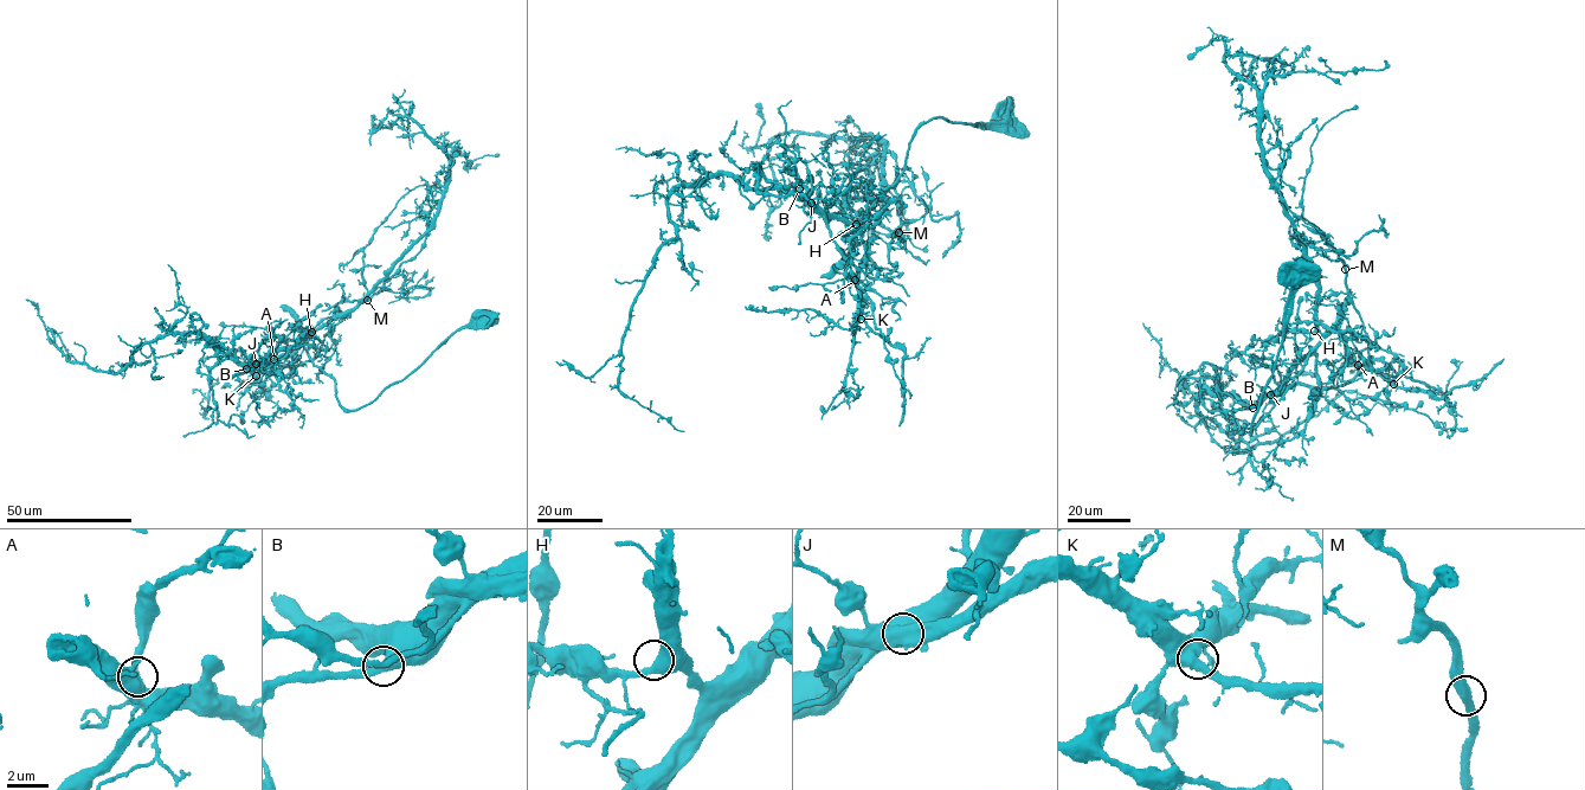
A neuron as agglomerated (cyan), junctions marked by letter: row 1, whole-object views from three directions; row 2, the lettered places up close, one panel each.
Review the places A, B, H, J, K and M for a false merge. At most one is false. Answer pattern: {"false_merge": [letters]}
{"false_merge": ["J"]}

